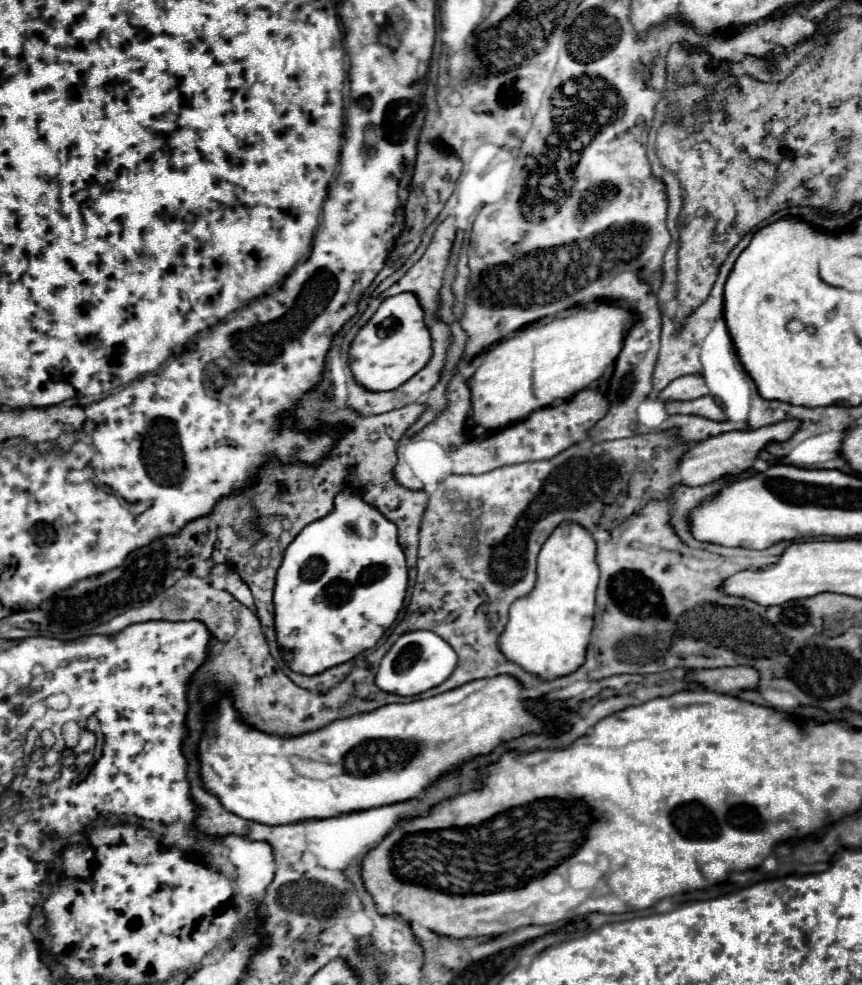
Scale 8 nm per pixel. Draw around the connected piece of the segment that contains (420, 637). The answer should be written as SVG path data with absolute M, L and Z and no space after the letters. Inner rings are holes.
M411 631L403 633L395 645L387 651L387 655L381 659L381 667L377 671L375 683L379 689L395 695L419 695L429 691L431 687L441 685L455 669L457 665L457 653L453 647L443 641L433 631Z

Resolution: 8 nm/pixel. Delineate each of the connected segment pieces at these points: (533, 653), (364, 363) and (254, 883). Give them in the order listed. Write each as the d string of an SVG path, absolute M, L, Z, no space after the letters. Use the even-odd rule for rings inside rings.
M563 523L559 525L551 537L545 541L539 561L537 561L537 583L531 593L519 597L509 607L509 621L499 635L499 651L513 663L517 663L523 671L533 673L545 681L565 677L577 671L585 661L585 651L589 645L591 629L593 629L593 611L595 611L595 589L599 581L599 567L595 563L595 541L581 527Z
M413 293L387 297L373 317L359 329L349 347L349 367L357 385L369 391L393 391L411 379L431 357L431 337L423 323L423 309Z
M228 835L229 859L237 877L243 879L243 897L261 901L265 887L273 881L275 859L269 845L247 841L245 837Z

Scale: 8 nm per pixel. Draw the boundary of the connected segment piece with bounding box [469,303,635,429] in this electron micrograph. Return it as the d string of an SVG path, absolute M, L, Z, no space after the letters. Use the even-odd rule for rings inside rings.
M601 303L597 309L581 309L565 319L553 319L549 323L543 321L537 325L523 327L509 339L499 341L475 359L475 371L469 379L473 423L485 429L501 429L509 423L527 419L533 411L551 405L555 399L573 397L577 391L589 387L595 379L599 379L603 371L615 363L615 357L623 349L623 337L627 335L627 329L633 323L635 317L631 317L629 309Z

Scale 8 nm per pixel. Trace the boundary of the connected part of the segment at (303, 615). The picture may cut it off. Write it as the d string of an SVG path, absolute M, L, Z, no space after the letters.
M343 493L343 497L339 497L339 501L335 501L335 513L329 513L327 517L323 517L323 521L317 521L317 527L305 529L305 547L287 547L283 563L277 571L273 605L275 605L277 643L279 643L281 651L285 653L283 661L295 673L307 676L319 675L325 669L331 669L331 667L345 663L345 661L351 661L355 655L363 653L365 649L371 649L381 639L381 635L391 627L391 623L397 619L397 613L403 607L405 591L407 591L407 565L405 565L403 549L395 537L395 525L391 525L391 521L387 521L385 517L379 517L379 513L375 513L375 509L367 509L367 505L363 505L363 501L359 501L359 497L347 497L347 493Z

